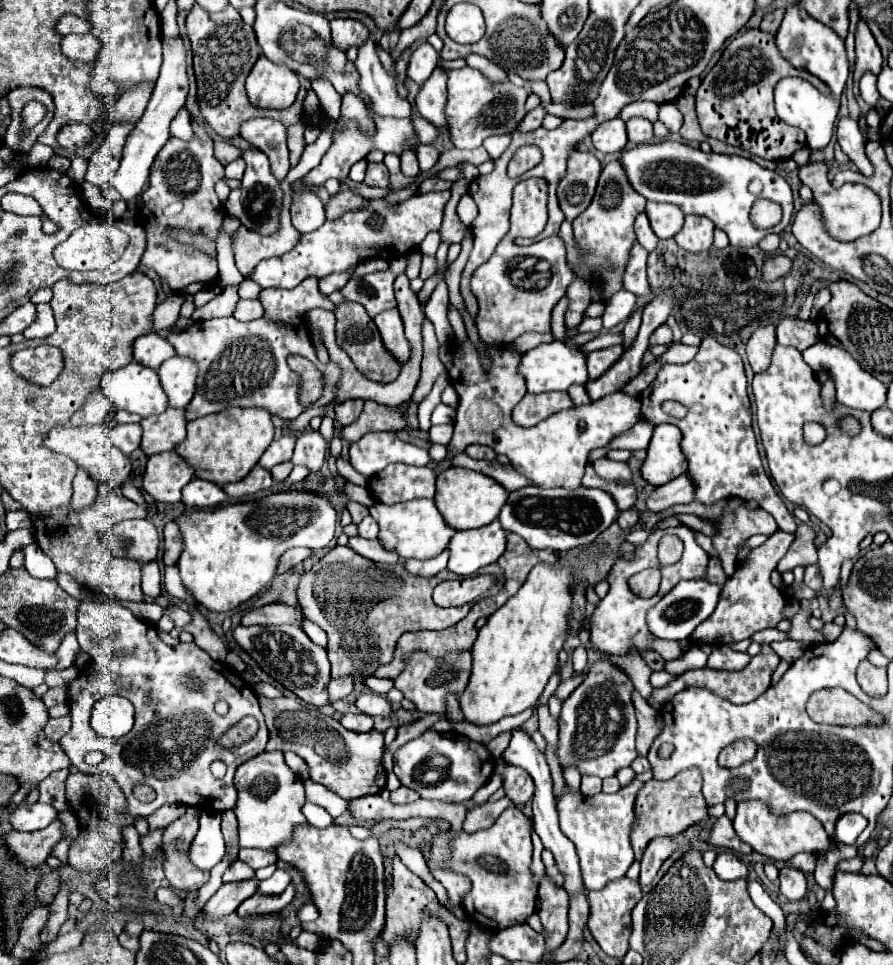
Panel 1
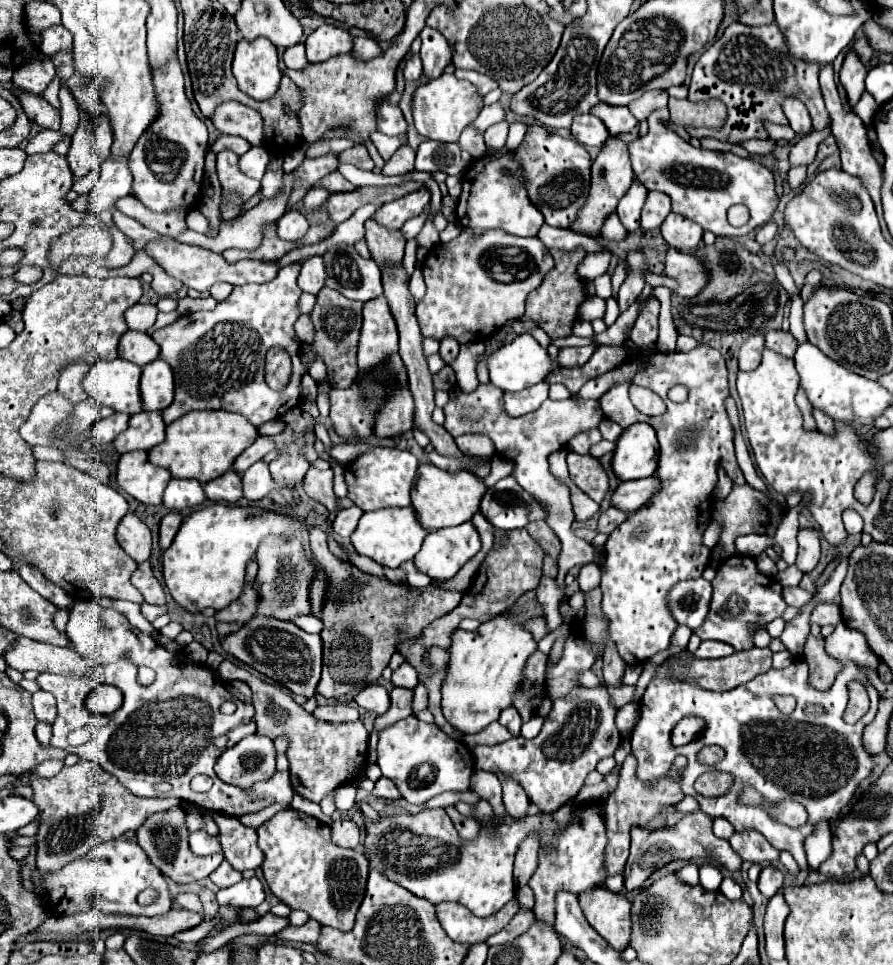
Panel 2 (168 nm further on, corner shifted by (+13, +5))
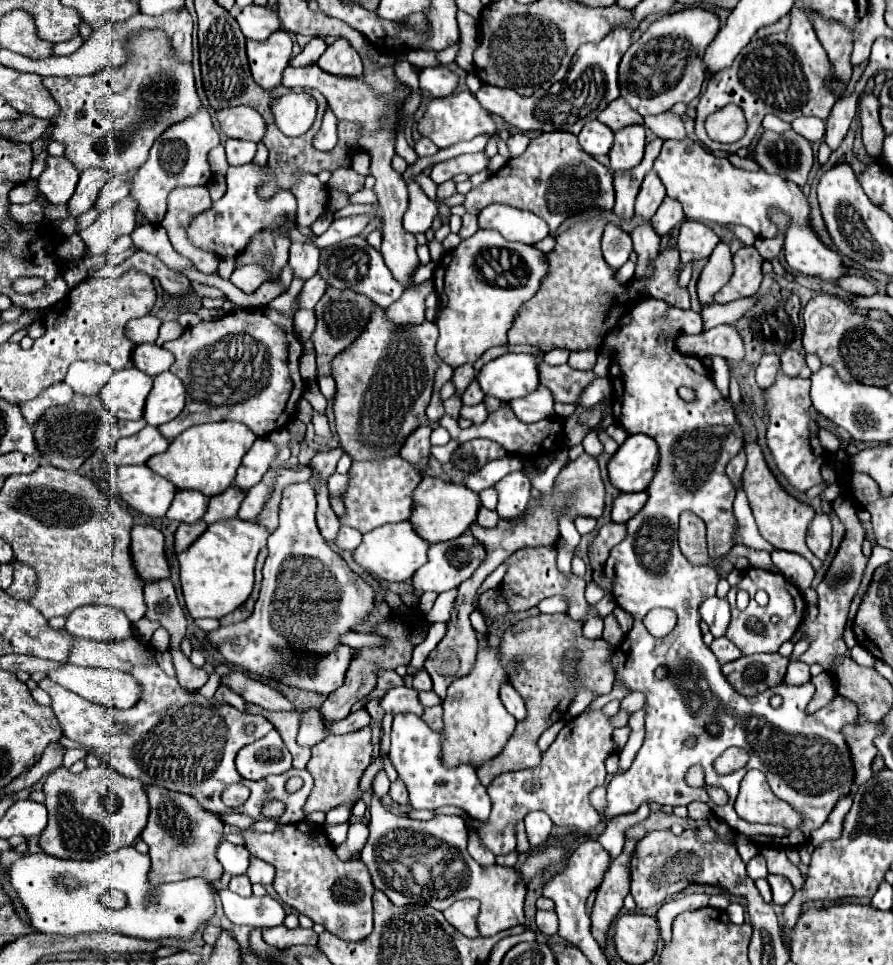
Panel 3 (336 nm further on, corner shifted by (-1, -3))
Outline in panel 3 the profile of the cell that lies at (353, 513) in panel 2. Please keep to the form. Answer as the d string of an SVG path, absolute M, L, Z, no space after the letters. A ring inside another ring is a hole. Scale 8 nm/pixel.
M341 526L337 538L333 540L333 544L335 544L339 550L349 550L349 552L353 552L353 550L361 544L361 532L357 532L355 528L349 528L349 526Z

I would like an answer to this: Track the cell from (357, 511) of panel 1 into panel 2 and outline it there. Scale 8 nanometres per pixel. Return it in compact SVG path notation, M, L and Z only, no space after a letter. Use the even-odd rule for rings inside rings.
M309 468L309 472L305 474L305 492L319 500L321 504L327 506L329 512L341 512L339 504L337 504L337 496L333 492L334 473L331 468L329 470L317 470L317 468Z

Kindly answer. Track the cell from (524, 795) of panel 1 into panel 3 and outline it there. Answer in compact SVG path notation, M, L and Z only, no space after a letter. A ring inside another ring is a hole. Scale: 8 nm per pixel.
M529 812L525 816L525 832L533 850L539 850L547 844L547 840L551 838L551 828L553 822L545 812Z

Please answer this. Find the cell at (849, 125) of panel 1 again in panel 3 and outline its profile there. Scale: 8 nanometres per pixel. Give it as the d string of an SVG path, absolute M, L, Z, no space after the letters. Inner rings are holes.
M793 6L791 26L787 32L773 34L763 40L751 40L727 72L719 72L707 82L707 90L699 100L695 120L695 134L699 142L703 142L711 150L737 152L739 148L751 144L755 132L761 128L761 120L765 114L775 114L785 122L793 122L799 116L819 116L821 120L827 120L835 104L833 94L823 88L827 72L831 72L831 64L823 46L819 44L809 16L801 8ZM725 104L737 104L743 110L747 120L747 132L741 140L733 144L711 144L705 132L705 118L721 110Z

